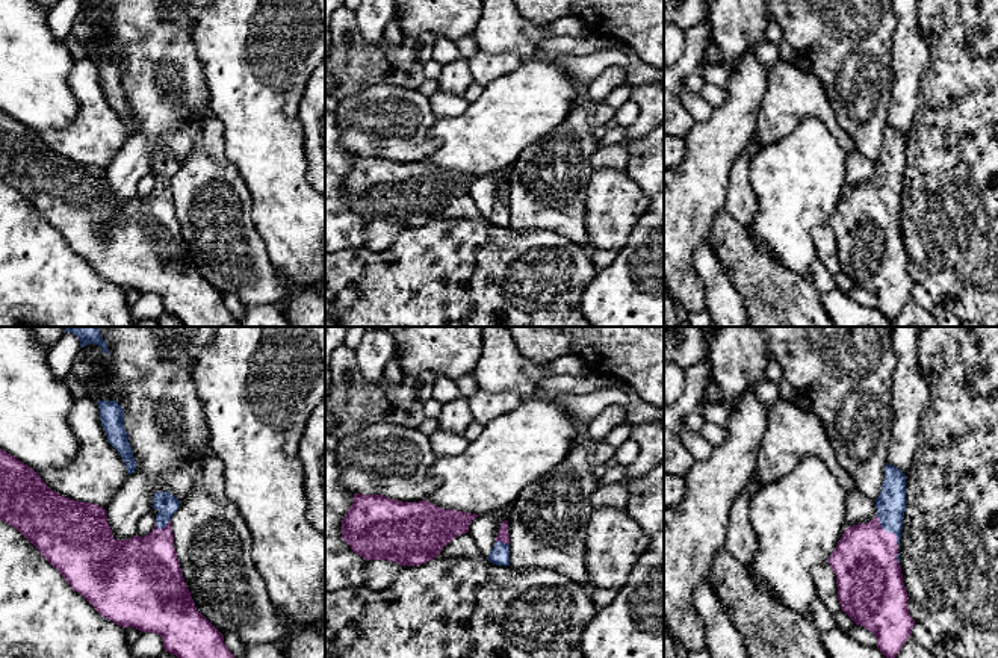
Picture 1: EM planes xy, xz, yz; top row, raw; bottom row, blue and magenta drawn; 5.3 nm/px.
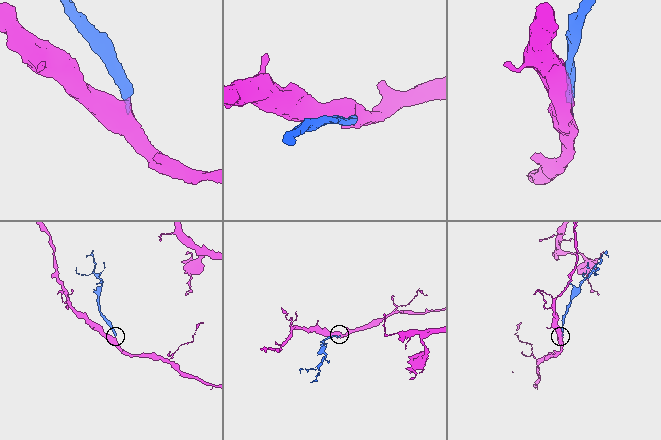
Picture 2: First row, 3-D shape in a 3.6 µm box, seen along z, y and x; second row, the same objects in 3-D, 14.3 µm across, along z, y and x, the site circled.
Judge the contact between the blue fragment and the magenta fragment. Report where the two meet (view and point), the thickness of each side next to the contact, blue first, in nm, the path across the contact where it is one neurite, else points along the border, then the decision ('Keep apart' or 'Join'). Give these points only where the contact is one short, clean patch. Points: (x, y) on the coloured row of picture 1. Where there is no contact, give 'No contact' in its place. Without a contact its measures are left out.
Touches blue at yz (888, 531). Thickness 160 nm (blue) against 340 nm. Path across: yz (891, 504), (888, 531), (867, 554), (865, 563). Join

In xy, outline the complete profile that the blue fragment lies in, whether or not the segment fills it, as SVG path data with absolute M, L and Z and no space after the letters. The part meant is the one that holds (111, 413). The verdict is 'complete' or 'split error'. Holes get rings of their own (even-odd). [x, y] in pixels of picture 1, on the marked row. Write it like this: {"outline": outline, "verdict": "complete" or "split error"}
{"outline": "M97 401L100 408L101 427L106 431L107 442L118 451L126 461L127 475L136 469L133 451L129 443L129 434L124 428L124 410L116 401Z", "verdict": "complete"}

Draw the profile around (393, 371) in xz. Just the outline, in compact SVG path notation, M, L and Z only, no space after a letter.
M395 352L384 369L384 378L390 380L392 383L399 383L404 377L405 374L401 368L399 355Z

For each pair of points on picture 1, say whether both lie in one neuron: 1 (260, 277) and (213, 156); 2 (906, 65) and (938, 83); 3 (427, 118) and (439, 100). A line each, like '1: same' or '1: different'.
1: same
2: different
3: different

